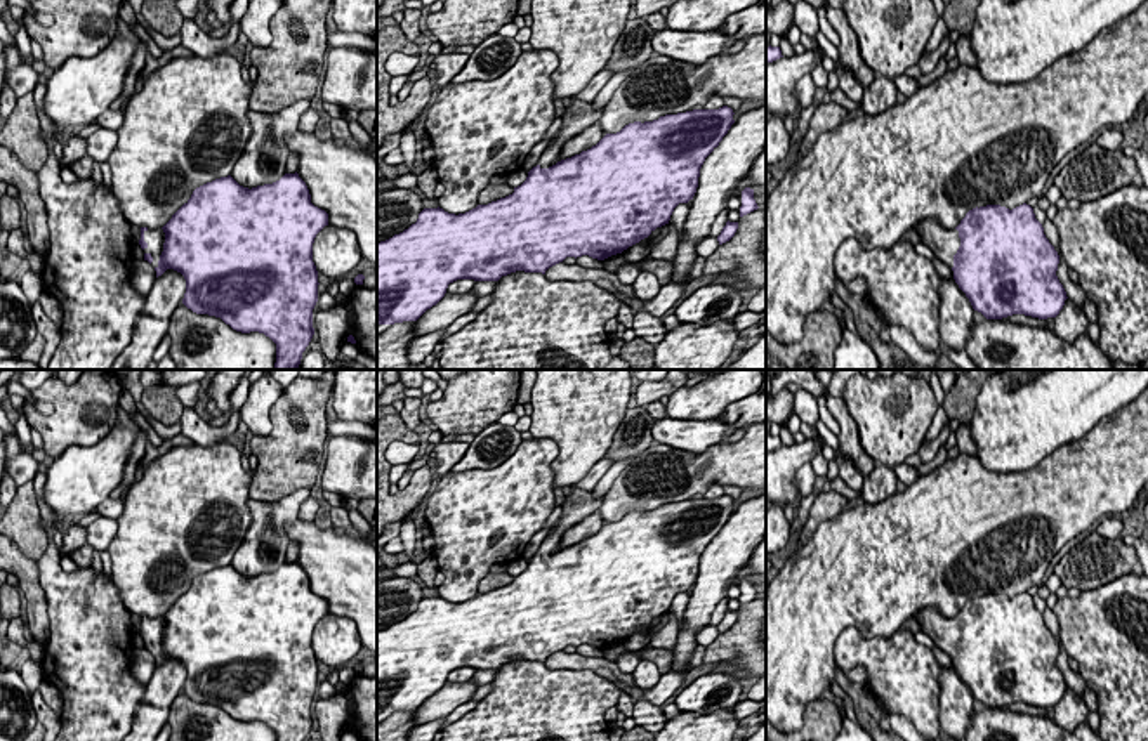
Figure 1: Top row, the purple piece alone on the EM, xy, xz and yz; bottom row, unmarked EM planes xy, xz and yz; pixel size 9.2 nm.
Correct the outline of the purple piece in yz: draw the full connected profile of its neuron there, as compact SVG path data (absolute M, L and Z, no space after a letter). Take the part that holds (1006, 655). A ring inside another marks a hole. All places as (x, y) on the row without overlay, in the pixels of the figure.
M1026 592L1009 599L1000 593L976 595L955 618L941 616L934 607L915 614L920 632L953 659L953 668L974 699L986 708L1025 703L1039 708L1056 706L1065 694L1066 680L1056 659L1059 644Z

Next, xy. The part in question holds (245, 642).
M297 561L252 578L228 564L196 576L163 616L141 616L139 633L144 649L155 654L156 666L167 658L184 665L182 692L193 701L221 706L241 722L264 722L276 732L276 741L304 741L314 724L313 698L320 673L313 632L325 614L328 614L328 602L311 592L309 578Z

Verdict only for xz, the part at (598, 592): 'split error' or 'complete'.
split error

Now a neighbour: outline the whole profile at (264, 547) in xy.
M302 488L278 502L248 498L252 524L234 552L231 566L248 578L280 569L290 545L285 526L297 521L300 505L309 496L311 489Z

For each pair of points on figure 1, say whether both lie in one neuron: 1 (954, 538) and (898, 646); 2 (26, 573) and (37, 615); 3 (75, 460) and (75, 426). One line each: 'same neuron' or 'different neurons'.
1: different neurons
2: same neuron
3: different neurons

